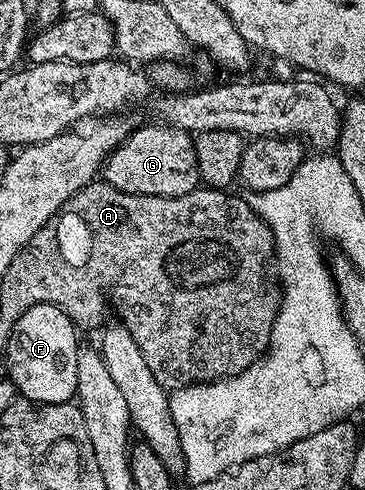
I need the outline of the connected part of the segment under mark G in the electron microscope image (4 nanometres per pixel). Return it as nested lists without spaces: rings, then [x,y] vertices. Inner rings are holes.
[[[158,124],[132,128],[127,138],[104,161],[102,180],[117,187],[117,191],[133,195],[176,197],[200,188],[199,164],[192,134],[175,125]]]

